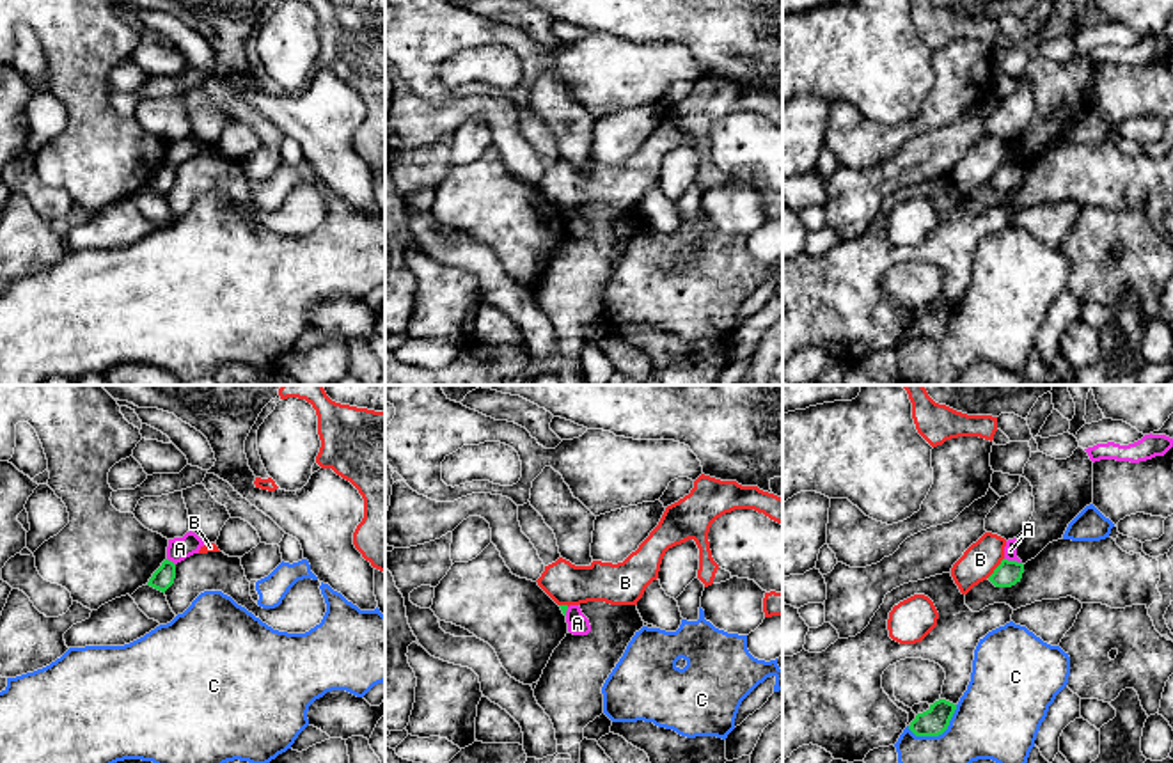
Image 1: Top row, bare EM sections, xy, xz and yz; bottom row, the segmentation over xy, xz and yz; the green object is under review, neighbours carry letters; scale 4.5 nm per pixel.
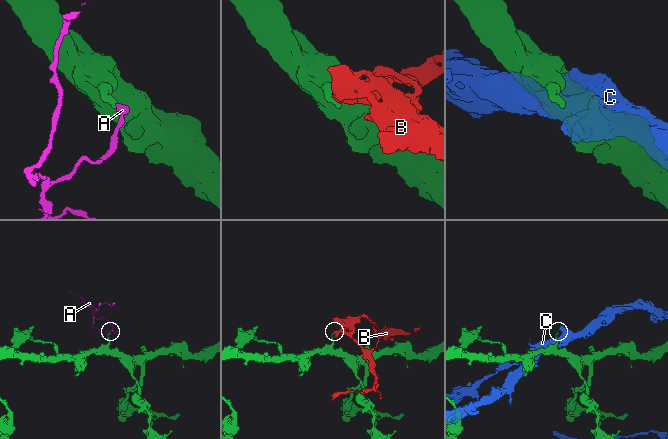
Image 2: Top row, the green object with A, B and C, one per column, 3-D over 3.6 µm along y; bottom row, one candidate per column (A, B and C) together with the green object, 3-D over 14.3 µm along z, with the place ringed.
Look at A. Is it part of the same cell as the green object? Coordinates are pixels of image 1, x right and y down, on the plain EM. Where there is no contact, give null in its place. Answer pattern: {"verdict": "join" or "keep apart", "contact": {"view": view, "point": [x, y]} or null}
{"verdict": "keep apart", "contact": {"view": "yz", "point": [1014, 164]}}

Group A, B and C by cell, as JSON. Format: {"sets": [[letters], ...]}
{"sets": [["A"], ["B"], ["C"]]}

